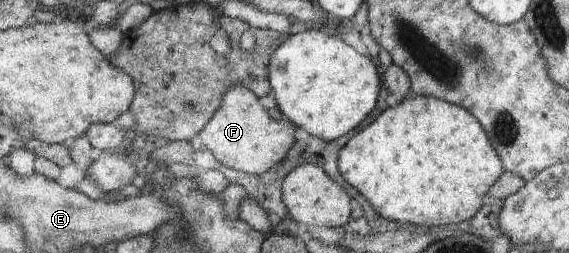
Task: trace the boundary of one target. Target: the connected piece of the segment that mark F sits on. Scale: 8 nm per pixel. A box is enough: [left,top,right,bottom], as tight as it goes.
[189,85,293,176]

